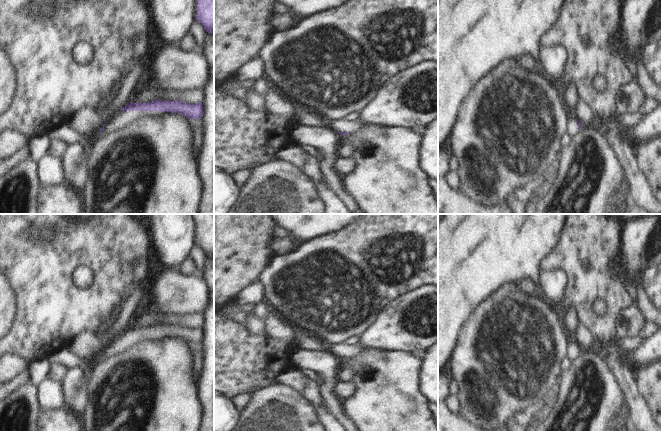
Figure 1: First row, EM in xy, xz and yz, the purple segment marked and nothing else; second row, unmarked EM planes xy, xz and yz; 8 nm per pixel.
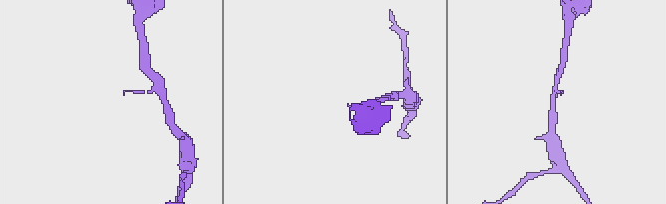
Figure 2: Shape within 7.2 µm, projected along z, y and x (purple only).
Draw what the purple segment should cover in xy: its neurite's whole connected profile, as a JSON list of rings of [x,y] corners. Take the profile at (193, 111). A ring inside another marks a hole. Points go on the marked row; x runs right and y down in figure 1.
[[[161,99],[146,103],[131,102],[118,113],[113,114],[97,133],[89,136],[89,140],[95,142],[107,134],[131,125],[137,119],[165,112],[183,114],[190,119],[202,119],[204,108],[202,102],[189,104],[184,101],[164,101]]]

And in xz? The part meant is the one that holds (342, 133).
[[[345,119],[343,120],[326,120],[327,126],[333,129],[335,132],[338,132],[342,136],[345,134],[350,134],[358,132],[363,125],[359,122],[349,122]]]

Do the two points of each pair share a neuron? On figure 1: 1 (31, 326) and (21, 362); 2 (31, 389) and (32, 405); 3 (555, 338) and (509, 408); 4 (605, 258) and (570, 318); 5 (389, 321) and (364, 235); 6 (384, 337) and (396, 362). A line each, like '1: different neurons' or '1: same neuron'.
1: different neurons
2: same neuron
3: same neuron
4: different neurons
5: different neurons
6: different neurons

